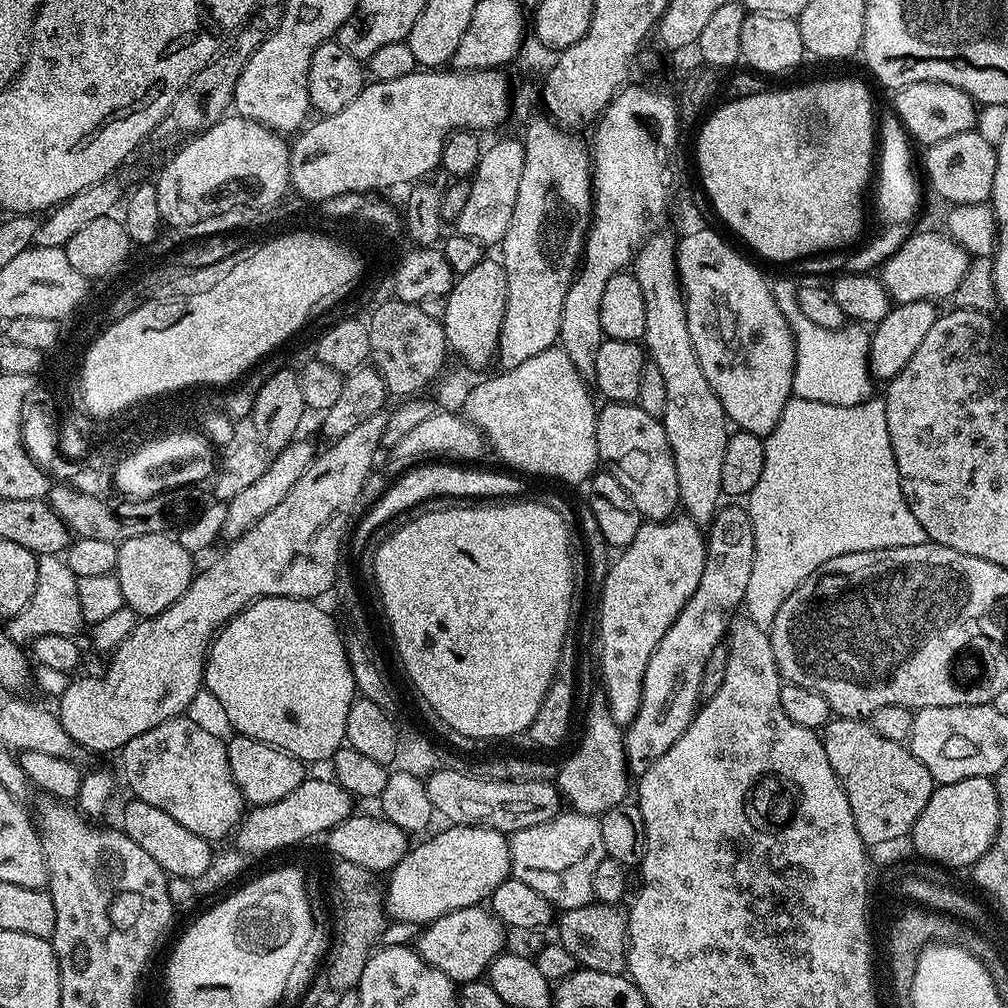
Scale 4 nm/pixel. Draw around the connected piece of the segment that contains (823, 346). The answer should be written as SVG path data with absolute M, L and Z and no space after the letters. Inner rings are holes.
M788 280L772 284L772 293L790 326L792 341L796 344L793 397L806 396L810 402L826 402L830 406L858 406L873 399L874 381L872 373L868 371L869 333L860 326L814 326L814 322L810 322L810 318L800 312L796 301L797 291L797 285L792 285Z

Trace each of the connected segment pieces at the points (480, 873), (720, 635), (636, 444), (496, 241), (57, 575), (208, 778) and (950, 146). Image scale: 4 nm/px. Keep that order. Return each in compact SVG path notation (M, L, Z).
M454 824L444 826L437 836L424 840L420 845L409 847L407 854L392 867L386 876L386 912L392 920L410 922L423 926L442 918L442 914L450 914L450 910L462 910L466 906L483 905L492 895L492 891L503 880L509 879L510 850L508 836L493 828Z
M721 507L706 528L706 562L702 570L702 582L698 582L698 590L682 606L682 614L674 618L674 626L662 634L662 642L650 654L650 662L646 666L646 674L642 682L642 702L638 706L638 714L632 724L627 725L624 733L624 753L628 759L628 771L633 777L639 778L690 726L690 722L696 717L696 713L702 703L700 687L704 681L704 671L710 662L710 654L714 654L716 648L721 647L726 633L730 628L732 611L738 609L744 603L746 586L750 582L750 570L754 566L754 526L748 517L747 507L728 508Z
M636 402L630 404L605 403L596 413L596 441L598 442L598 454L606 465L607 472L614 478L618 478L618 482L622 482L626 494L634 498L634 506L638 506L641 517L645 521L667 520L677 515L680 508L678 474L674 470L674 458L661 417L646 414L646 410L642 410L639 403Z
M523 139L496 140L492 145L485 147L480 153L480 161L470 179L470 198L466 198L466 206L462 206L462 214L454 222L455 231L466 238L474 238L485 246L499 245L504 239L506 230L510 226L510 218L514 218L514 202L518 202L518 182L522 182L522 166L526 162Z
M59 555L41 556L38 559L38 586L34 598L18 610L18 614L7 621L8 636L15 644L31 645L42 635L58 634L75 637L86 621L79 602L79 579L70 570L70 566Z
M186 715L175 716L142 734L138 734L122 749L124 780L132 787L131 795L142 802L150 802L158 810L166 810L170 818L182 822L186 830L194 830L203 840L217 842L233 835L246 815L246 801L230 774L228 745L223 739L202 730Z
M978 131L954 134L954 138L942 138L942 142L934 142L923 149L924 170L923 175L927 183L932 183L932 188L944 200L949 200L949 205L958 204L988 204L992 195L992 183L994 182L994 170L996 169L996 145L986 142Z

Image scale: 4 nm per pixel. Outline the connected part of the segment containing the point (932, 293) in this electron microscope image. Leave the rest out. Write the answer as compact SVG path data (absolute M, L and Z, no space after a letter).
M917 231L879 269L879 279L883 280L884 288L896 304L919 300L940 302L943 296L951 298L954 290L958 290L958 282L962 282L966 274L970 257L956 240L940 232Z

